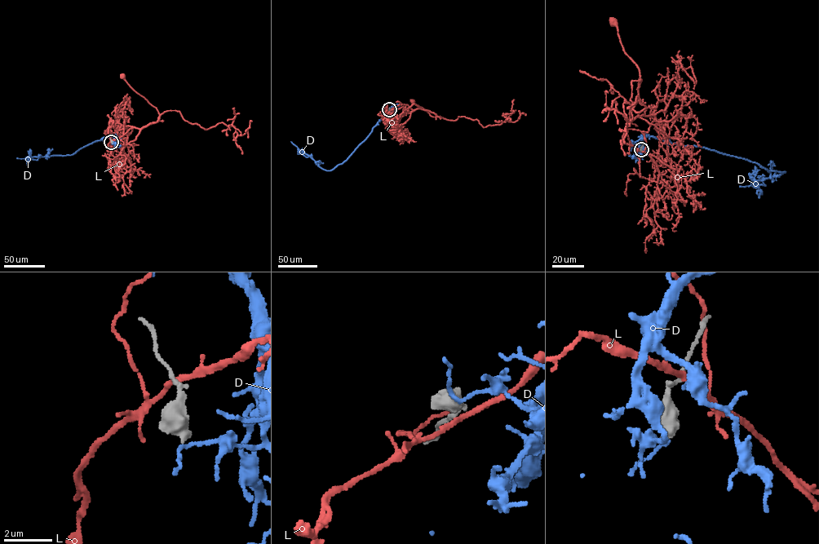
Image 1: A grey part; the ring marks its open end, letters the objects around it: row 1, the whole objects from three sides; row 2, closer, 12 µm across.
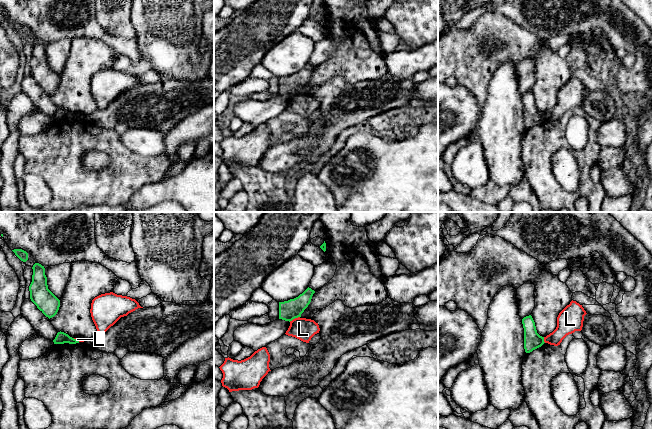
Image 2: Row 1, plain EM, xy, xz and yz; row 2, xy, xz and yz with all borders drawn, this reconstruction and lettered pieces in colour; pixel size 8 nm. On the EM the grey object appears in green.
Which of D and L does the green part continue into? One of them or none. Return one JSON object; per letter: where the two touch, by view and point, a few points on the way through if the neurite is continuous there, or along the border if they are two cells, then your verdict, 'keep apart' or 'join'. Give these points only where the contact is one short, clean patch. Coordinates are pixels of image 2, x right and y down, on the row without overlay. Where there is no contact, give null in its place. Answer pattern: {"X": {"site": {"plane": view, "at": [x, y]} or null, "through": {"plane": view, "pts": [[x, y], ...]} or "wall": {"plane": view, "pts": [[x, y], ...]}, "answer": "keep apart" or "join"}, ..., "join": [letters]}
{"D": {"site": null, "answer": "keep apart"}, "L": {"site": {"plane": "xz", "at": [294, 94]}, "wall": {"plane": "xz", "pts": [[299, 92], [289, 97]]}, "answer": "keep apart"}, "join": []}

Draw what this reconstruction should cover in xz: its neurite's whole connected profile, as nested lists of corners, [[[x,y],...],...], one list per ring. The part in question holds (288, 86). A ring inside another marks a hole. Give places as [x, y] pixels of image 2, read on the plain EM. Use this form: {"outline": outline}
{"outline": [[[308,63],[298,73],[279,78],[279,95],[290,98],[295,94],[301,93],[301,90],[310,80],[314,69],[315,67]]]}

